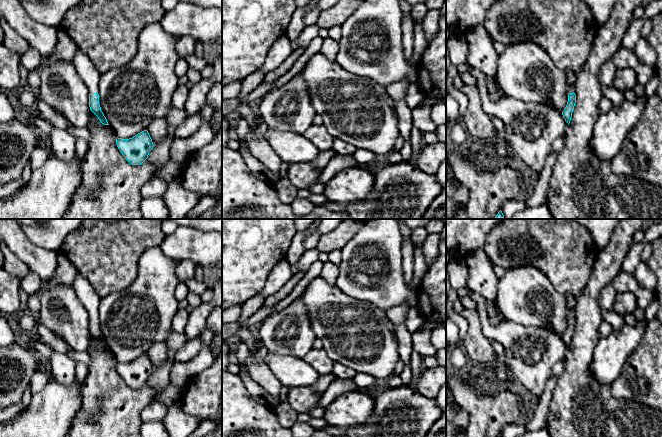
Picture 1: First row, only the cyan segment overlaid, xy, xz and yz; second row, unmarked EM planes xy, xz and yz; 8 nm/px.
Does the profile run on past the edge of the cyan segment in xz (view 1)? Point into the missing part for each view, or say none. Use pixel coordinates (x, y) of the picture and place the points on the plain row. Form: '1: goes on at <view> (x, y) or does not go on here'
1: goes on at xz (317, 342)

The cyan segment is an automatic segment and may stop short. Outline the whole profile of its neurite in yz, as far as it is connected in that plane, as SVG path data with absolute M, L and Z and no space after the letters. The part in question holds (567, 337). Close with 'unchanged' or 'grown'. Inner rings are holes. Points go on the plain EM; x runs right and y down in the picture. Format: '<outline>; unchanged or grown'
M565 294L567 298L567 303L568 303L568 326L567 329L562 336L563 342L565 345L569 348L571 341L572 341L572 336L574 334L574 330L576 327L576 319L574 317L575 314L575 297L572 294Z; grown

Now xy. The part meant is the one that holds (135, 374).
M144 354L129 363L116 362L116 369L125 383L132 389L142 388L153 372L152 363Z; unchanged

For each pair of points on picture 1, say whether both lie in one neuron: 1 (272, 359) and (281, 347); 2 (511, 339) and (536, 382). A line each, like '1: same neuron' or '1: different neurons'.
1: different neurons
2: same neuron

